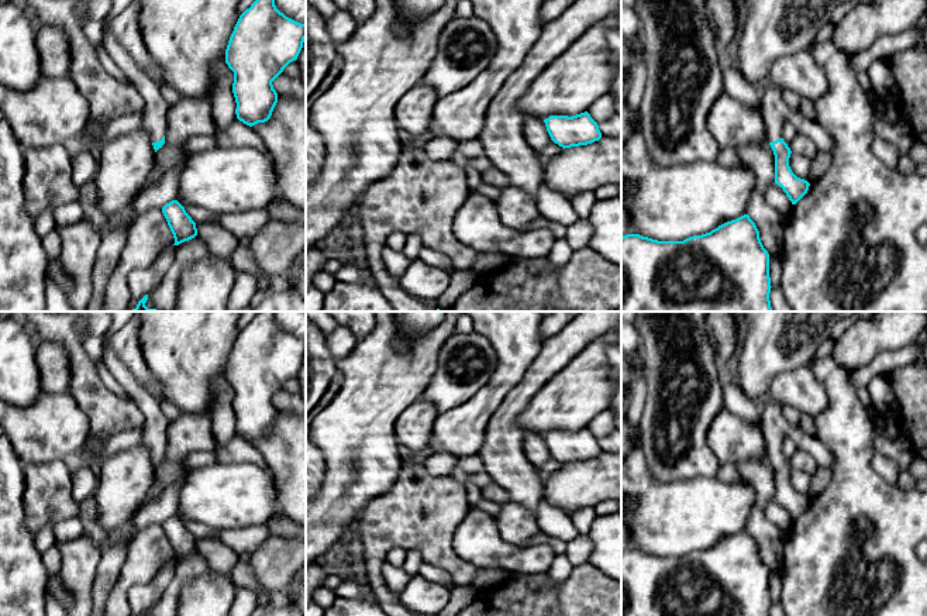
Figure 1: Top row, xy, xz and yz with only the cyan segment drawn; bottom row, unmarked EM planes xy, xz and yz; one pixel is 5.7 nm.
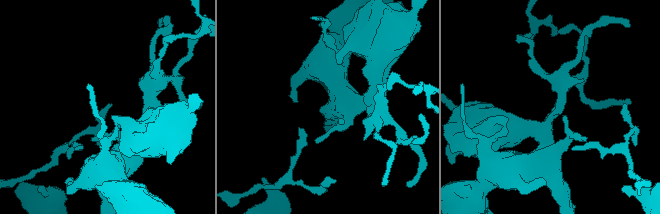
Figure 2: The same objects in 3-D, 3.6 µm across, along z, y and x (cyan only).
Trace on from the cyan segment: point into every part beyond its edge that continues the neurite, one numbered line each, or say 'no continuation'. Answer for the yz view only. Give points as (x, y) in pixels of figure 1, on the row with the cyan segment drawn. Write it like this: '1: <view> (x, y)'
1: yz (774, 110)

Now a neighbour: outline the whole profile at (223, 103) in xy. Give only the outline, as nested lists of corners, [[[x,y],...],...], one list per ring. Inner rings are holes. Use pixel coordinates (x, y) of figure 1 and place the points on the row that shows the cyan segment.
[[[217,62],[214,66],[214,85],[209,96],[217,131],[225,130],[234,120],[237,120],[237,103],[232,93],[232,83],[234,72],[225,62]]]

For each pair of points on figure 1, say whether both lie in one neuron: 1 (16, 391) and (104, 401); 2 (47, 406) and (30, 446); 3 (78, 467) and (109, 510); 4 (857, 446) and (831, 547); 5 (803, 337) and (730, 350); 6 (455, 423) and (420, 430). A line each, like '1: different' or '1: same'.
1: different
2: same
3: different
4: same
5: different
6: different

